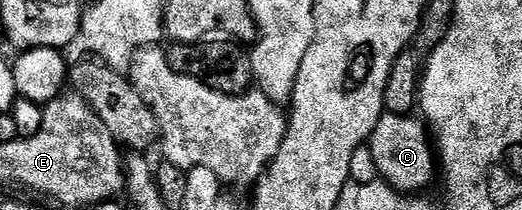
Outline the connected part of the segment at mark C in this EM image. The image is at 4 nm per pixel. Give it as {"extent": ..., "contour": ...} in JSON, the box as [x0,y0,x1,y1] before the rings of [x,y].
{"extent":[370,116,436,194],"contour":[[[408,116],[380,117],[378,126],[374,126],[370,137],[370,164],[380,171],[379,179],[397,192],[420,194],[423,188],[432,184],[436,176],[436,160],[432,157],[432,144],[428,141],[428,132],[416,120]]]}

